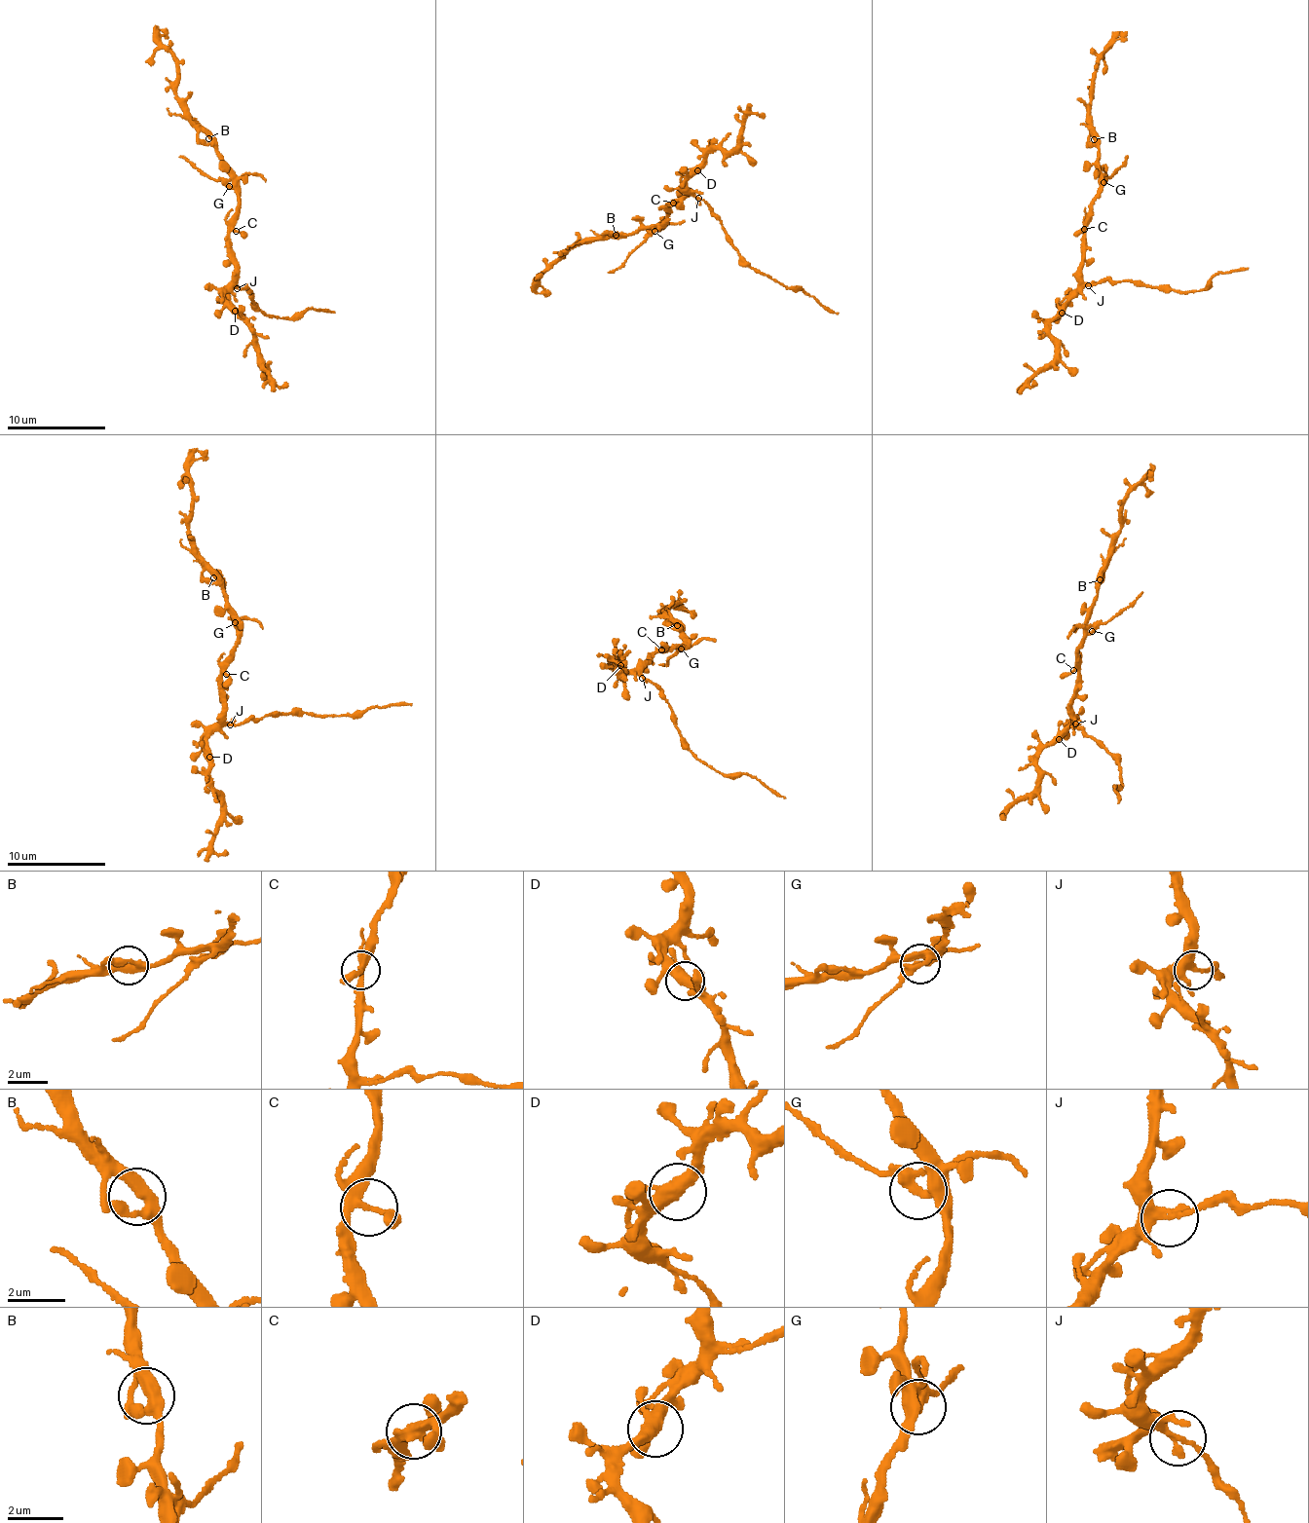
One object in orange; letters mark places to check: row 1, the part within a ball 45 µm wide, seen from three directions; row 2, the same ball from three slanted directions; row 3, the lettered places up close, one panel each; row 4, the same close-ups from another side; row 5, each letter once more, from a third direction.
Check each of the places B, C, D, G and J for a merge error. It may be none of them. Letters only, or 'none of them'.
G, J

